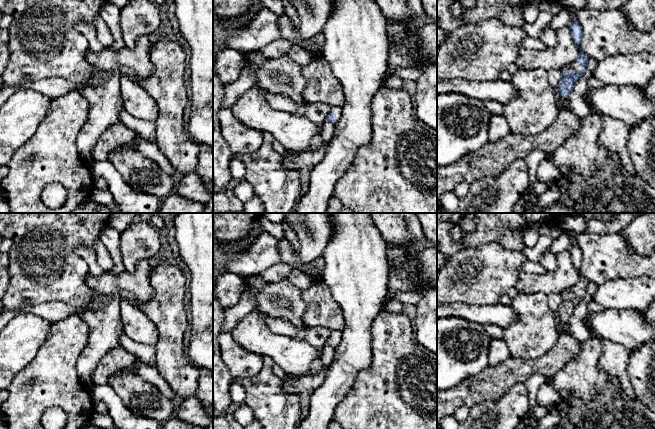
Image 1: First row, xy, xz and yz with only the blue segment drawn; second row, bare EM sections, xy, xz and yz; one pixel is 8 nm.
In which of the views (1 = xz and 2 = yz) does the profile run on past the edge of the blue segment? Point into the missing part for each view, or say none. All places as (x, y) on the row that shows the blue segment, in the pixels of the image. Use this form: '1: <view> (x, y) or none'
1: xz (337, 110)
2: yz (573, 66)

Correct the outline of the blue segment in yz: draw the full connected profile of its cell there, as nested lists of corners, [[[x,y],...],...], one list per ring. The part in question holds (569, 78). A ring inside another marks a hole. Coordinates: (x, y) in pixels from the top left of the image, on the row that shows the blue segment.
[[[577,19],[571,20],[569,27],[570,27],[573,40],[578,45],[580,52],[578,58],[574,62],[570,63],[569,65],[565,66],[562,69],[562,79],[559,83],[557,93],[555,94],[557,108],[559,111],[565,110],[561,106],[561,101],[569,99],[569,96],[575,84],[578,82],[578,80],[581,78],[581,76],[586,70],[586,65],[589,58],[581,50],[580,47],[582,36],[583,36],[583,30],[581,24]]]

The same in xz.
[[[332,106],[330,113],[327,116],[327,121],[337,124],[342,117],[342,107]]]

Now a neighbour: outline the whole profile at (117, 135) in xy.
[[[121,122],[113,124],[99,137],[92,150],[93,161],[104,161],[117,147],[134,140],[136,133]]]

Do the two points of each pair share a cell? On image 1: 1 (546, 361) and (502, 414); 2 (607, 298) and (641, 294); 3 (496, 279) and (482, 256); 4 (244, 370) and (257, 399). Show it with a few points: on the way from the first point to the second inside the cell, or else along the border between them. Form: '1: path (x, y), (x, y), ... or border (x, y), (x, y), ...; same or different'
1: border (526, 382), (517, 382), (505, 394); different
2: path (615, 294), (633, 294); same
3: path (490, 273), (486, 262); same
4: border (263, 360), (263, 366), (255, 375), (234, 379); different

